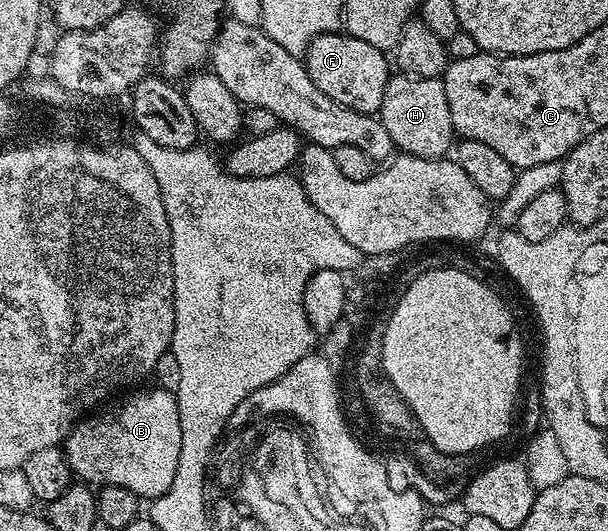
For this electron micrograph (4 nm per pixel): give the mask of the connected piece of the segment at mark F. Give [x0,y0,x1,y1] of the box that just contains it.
[303,32,391,114]

